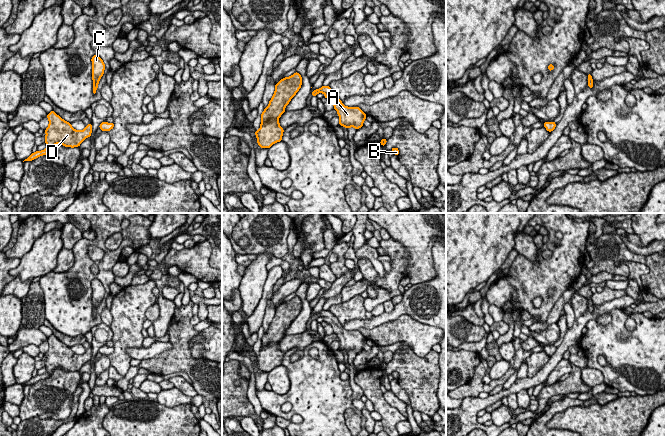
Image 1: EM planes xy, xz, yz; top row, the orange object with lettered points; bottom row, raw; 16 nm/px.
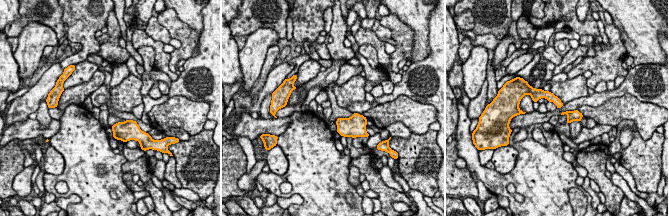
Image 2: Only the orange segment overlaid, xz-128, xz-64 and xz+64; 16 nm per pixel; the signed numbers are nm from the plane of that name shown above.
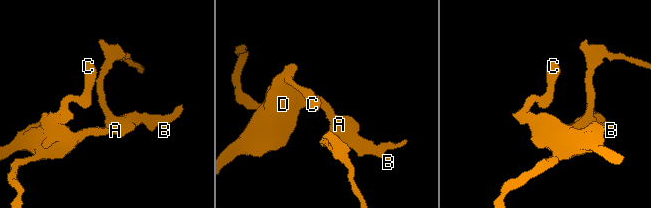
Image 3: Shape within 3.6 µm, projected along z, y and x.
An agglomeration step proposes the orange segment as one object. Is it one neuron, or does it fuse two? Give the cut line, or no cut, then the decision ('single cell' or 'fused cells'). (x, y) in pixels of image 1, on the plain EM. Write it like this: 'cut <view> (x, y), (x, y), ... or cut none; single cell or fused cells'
cut none; single cell

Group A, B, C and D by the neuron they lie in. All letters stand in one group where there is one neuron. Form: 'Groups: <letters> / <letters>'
Groups: A B C D

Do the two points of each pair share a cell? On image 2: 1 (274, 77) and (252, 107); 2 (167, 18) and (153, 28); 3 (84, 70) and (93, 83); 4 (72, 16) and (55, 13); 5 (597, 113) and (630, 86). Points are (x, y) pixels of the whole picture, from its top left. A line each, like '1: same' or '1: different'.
1: same
2: different
3: different
4: different
5: different

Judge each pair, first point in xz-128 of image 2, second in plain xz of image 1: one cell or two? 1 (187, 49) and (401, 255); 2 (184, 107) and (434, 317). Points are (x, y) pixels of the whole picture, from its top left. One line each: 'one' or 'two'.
1: one
2: two

